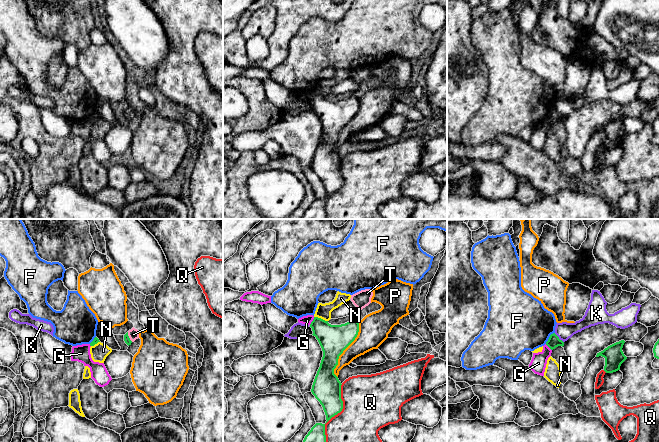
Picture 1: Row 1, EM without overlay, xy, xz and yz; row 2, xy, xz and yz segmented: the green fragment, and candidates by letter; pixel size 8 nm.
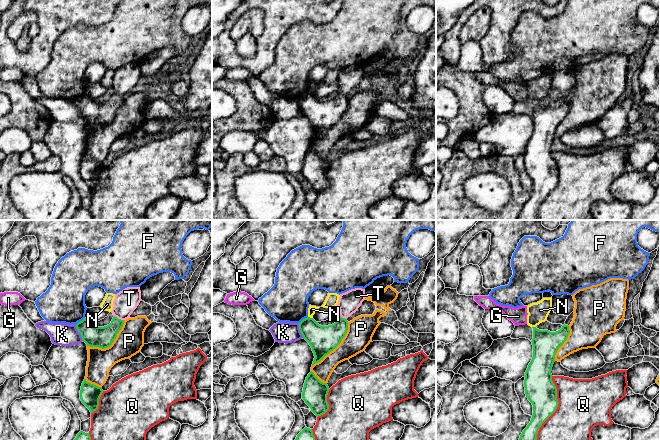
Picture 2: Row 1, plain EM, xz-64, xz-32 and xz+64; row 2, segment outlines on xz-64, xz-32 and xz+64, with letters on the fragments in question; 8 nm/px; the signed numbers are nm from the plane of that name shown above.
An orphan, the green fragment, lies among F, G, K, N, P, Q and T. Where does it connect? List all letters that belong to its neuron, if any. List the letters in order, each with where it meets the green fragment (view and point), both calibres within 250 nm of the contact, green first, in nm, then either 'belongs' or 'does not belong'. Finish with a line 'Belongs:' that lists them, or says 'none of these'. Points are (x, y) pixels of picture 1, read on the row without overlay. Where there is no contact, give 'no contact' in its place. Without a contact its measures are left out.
F: contact yz (549, 113); calibres 90 and 440 nm; does not belong
G: contact xz (312, 97); calibres 240 and 70 nm; does not belong
K: contact yz (558, 114); calibres 90 and 140 nm; does not belong
N: contact xz (320, 94); calibres 240 and 120 nm; does not belong
P: contact xz (344, 125); calibres 240 and 220 nm; does not belong
Q: contact xz (337, 189); calibres 240 and 420 nm; does not belong
T: contact xy (128, 113); calibres 50 and 90 nm; belongs
Belongs: T

